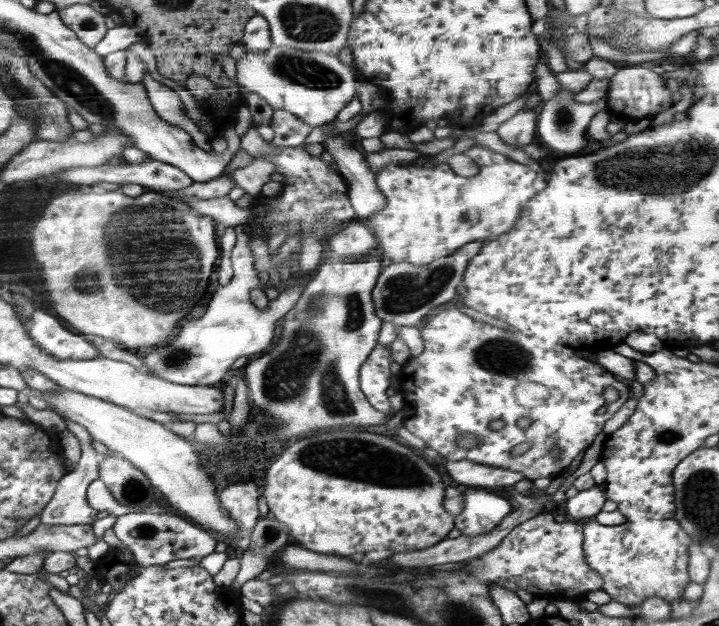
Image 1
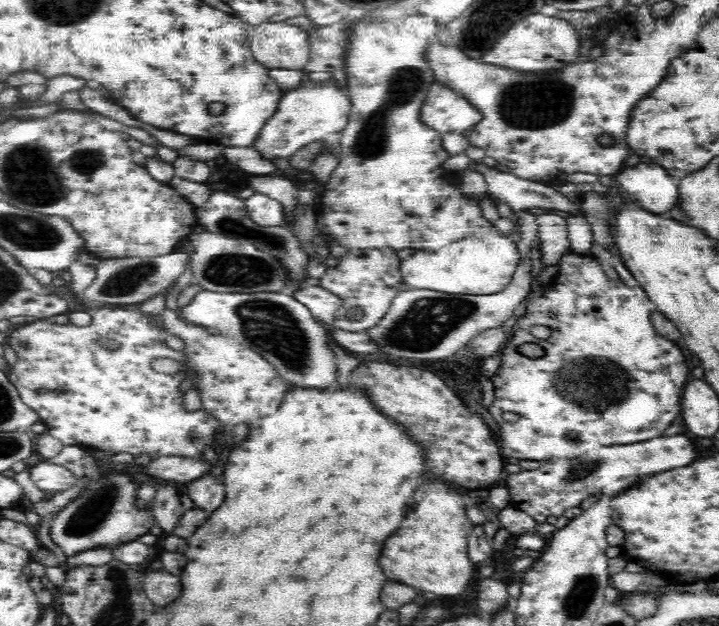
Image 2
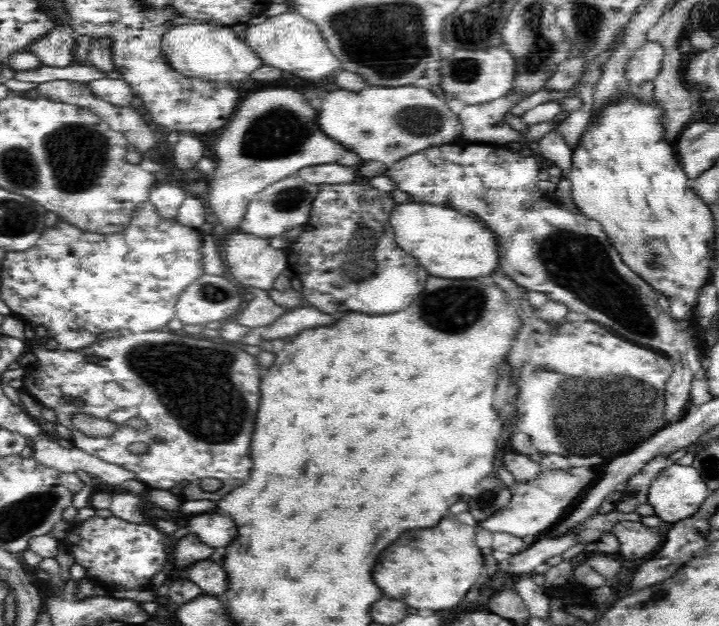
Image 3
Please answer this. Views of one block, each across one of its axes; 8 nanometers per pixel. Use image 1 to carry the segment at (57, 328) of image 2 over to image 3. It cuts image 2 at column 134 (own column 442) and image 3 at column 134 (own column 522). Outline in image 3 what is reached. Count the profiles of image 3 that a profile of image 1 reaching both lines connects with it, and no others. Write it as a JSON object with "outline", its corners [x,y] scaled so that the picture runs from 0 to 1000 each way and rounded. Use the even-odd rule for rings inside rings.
{"outline":[[[206,527],[206,530],[182,532],[153,543],[139,543],[111,559],[64,559],[61,553],[47,550],[47,565],[53,569],[50,591],[39,594],[33,604],[36,620],[58,649],[72,652],[83,677],[103,690],[100,706],[122,725],[135,728],[153,741],[163,741],[189,757],[192,767],[217,776],[223,783],[253,780],[253,789],[261,786],[261,799],[309,799],[314,789],[337,776],[350,754],[348,732],[348,703],[356,681],[356,661],[362,645],[362,585],[353,569],[325,553],[306,537],[302,540],[277,542],[275,537],[253,537],[255,530],[231,530]],[[122,569],[139,569],[136,578],[122,578]],[[156,607],[184,607],[200,623],[197,649],[163,650],[145,631],[145,615]],[[120,660],[134,668],[150,671],[164,679],[156,696],[122,696],[107,692],[99,676],[99,665]],[[186,671],[200,671],[203,684],[186,684]],[[200,706],[206,717],[196,725],[178,719],[181,709]],[[284,764],[300,764],[309,770],[309,780],[298,786],[281,783],[278,770]]]}

